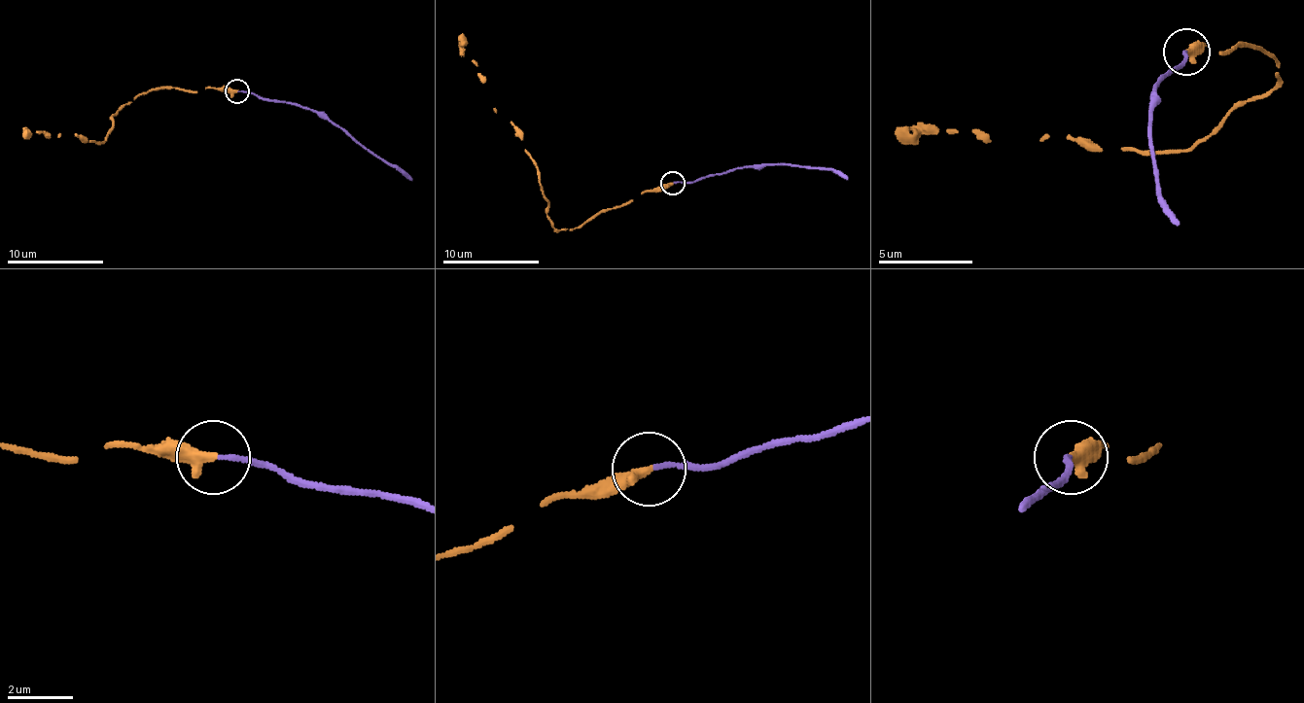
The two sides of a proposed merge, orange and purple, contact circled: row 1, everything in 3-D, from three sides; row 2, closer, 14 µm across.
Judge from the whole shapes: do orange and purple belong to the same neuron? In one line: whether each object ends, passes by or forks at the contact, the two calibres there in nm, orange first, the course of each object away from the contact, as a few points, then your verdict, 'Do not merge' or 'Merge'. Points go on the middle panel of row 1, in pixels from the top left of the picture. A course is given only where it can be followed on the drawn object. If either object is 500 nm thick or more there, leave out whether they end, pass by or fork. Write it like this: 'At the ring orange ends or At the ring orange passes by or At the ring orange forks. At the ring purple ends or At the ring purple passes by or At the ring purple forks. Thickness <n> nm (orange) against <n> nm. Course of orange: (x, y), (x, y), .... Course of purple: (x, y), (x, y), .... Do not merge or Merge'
At the ring orange ends. At the ring purple ends. Thickness 400 nm (orange) against 140 nm. Course of orange: (673, 182), (595, 214), (577, 228), (557, 230), (523, 134), (497, 112), (477, 64), (463, 56), (460, 35). Course of purple: (673, 182), (687, 182), (738, 168), (803, 165), (832, 168), (847, 177). Merge

